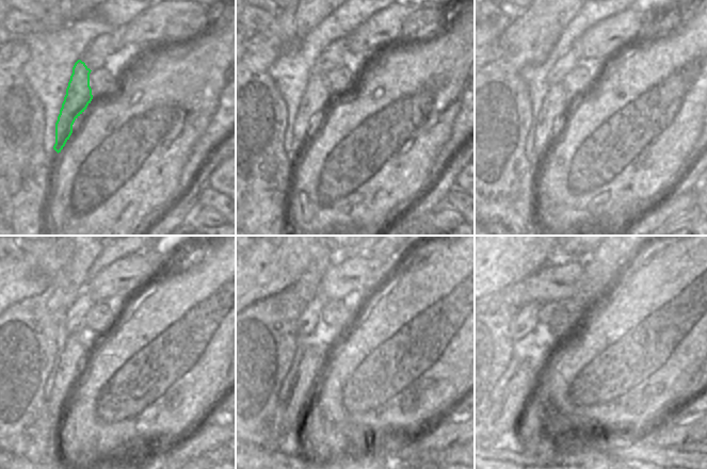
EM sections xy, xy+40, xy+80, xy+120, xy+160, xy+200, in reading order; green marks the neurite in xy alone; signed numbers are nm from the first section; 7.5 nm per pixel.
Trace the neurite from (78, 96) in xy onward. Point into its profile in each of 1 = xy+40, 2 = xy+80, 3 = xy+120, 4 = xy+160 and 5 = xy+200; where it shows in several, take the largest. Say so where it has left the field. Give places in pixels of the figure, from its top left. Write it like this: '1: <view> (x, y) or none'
1: xy+40 (316, 102)
2: xy+80 (551, 113)
3: xy+120 (73, 359)
4: xy+160 (294, 408)
5: xy+200 (539, 409)

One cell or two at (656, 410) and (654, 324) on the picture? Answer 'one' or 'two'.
one

